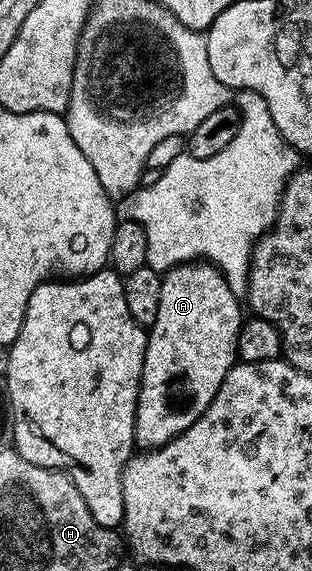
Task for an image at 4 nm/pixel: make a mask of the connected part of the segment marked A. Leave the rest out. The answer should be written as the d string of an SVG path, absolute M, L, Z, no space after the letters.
M183 262L163 274L161 309L157 311L157 320L149 327L137 396L135 445L140 451L169 444L169 440L181 436L189 424L197 424L201 412L213 404L213 396L217 396L225 376L239 358L239 329L245 321L245 310L243 314L242 309L240 295L229 288L223 273L209 262Z

